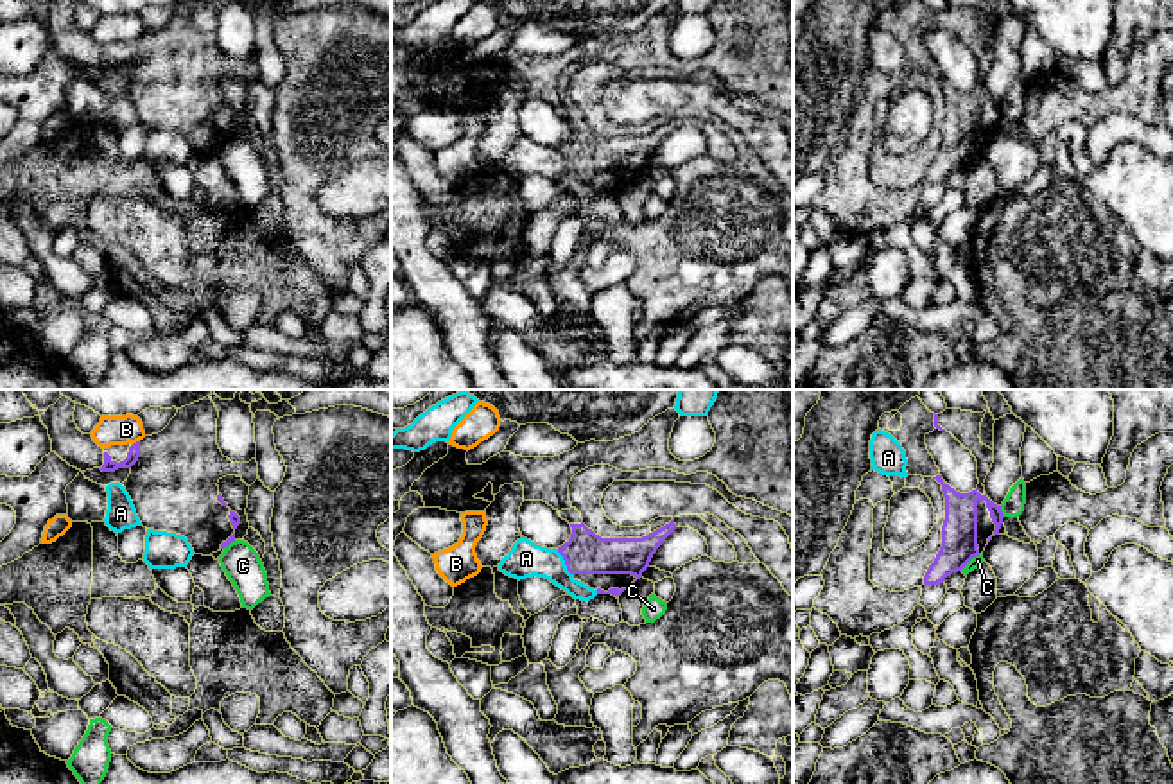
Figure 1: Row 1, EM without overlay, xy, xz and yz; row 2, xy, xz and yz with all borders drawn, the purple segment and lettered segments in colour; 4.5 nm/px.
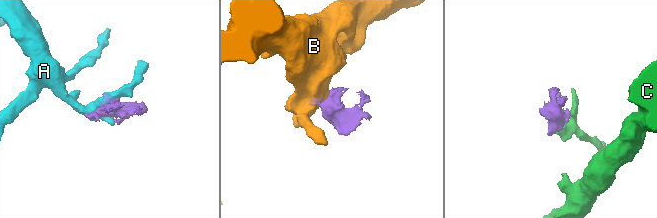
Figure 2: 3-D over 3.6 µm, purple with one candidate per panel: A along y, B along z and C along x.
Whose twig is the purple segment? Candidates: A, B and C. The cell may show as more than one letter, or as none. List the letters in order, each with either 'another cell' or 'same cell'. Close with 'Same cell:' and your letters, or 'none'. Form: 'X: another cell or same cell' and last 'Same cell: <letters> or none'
A: another cell
B: another cell
C: another cell
Same cell: none

